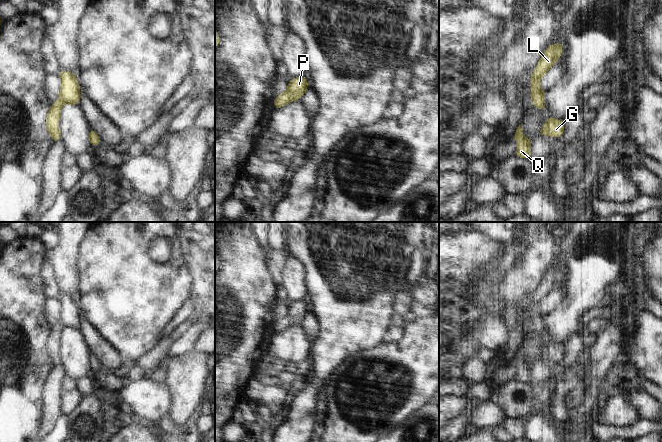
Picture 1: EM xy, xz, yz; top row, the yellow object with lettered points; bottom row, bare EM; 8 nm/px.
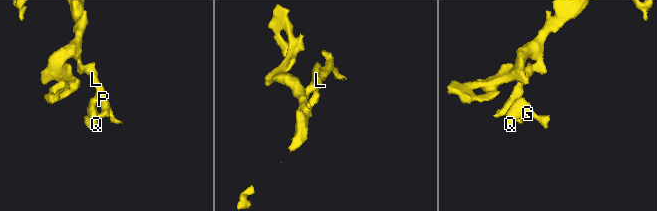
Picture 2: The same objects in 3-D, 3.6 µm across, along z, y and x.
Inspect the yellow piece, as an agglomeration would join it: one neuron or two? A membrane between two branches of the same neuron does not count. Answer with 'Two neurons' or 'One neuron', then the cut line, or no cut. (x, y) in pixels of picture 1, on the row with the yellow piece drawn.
One neuron. No split

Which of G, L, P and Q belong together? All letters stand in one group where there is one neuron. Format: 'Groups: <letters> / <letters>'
Groups: G L P Q

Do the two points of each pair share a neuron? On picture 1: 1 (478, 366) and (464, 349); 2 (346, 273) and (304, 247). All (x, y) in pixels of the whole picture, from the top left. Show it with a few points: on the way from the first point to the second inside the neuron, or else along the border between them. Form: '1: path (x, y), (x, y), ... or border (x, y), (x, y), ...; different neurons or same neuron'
1: border (477, 356), (469, 358), (461, 367); different neurons
2: path (335, 262), (329, 261), (328, 257), (315, 246); same neuron

